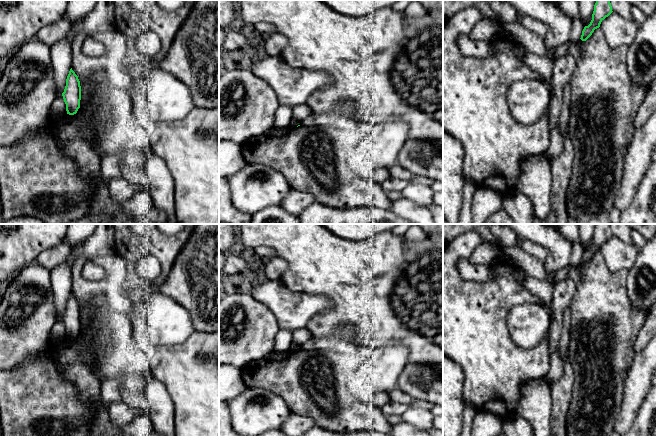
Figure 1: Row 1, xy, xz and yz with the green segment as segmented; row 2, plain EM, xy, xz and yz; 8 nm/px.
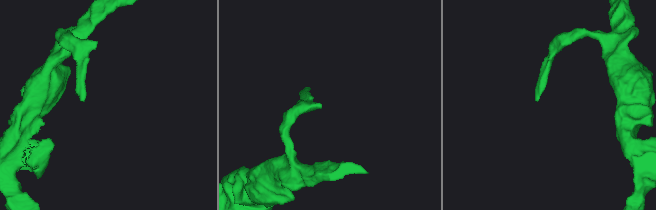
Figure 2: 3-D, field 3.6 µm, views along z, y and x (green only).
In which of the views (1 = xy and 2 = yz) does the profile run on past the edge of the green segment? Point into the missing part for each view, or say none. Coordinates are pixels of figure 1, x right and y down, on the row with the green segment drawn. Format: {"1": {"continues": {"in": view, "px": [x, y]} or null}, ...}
{"1": {"continues": null}, "2": {"continues": null}}

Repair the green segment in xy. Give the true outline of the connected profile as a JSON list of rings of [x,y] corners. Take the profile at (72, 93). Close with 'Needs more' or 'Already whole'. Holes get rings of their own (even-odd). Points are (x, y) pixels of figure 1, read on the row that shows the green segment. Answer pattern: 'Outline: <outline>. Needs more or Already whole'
Outline: [[[72,68],[70,69],[67,76],[66,86],[64,92],[62,93],[62,96],[66,104],[67,114],[76,114],[78,109],[80,108],[81,86],[78,76],[75,74]]]. Already whole

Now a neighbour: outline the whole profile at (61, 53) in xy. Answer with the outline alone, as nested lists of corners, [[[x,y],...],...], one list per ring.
[[[63,38],[50,46],[50,50],[51,63],[57,89],[56,98],[51,107],[50,116],[55,120],[58,120],[67,113],[62,93],[64,92],[66,79],[71,69],[72,49],[71,44]]]

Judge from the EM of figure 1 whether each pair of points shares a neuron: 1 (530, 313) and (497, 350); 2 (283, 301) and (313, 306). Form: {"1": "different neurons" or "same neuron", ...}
{"1": "different neurons", "2": "same neuron"}

